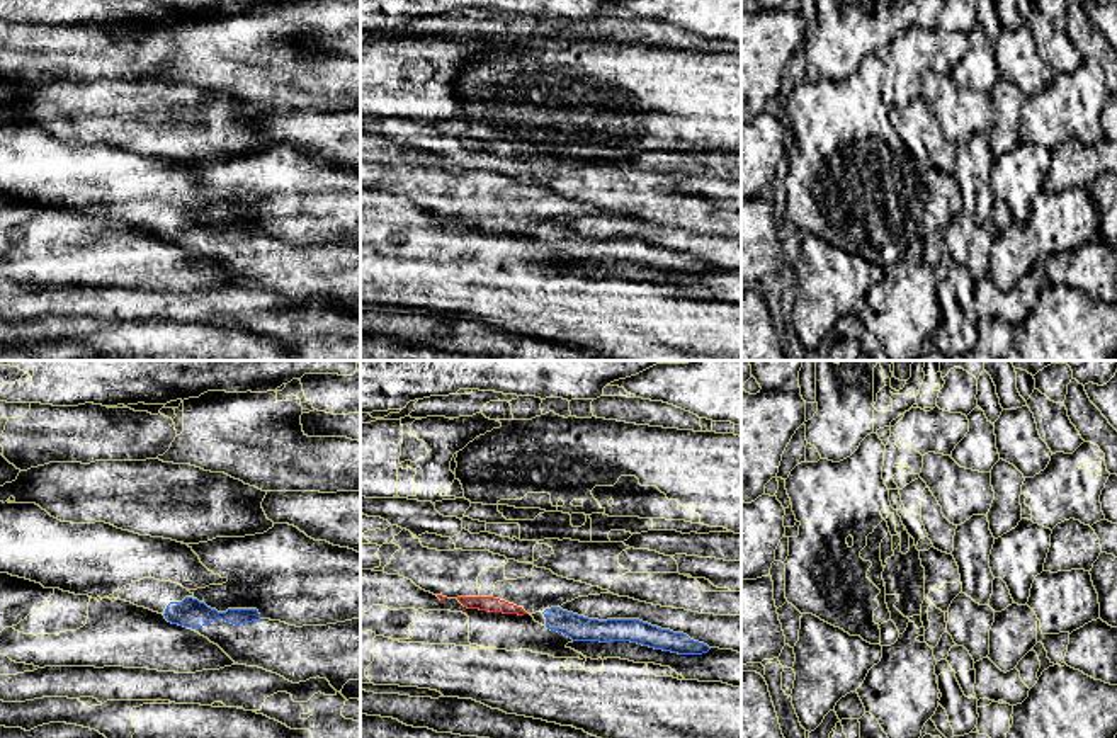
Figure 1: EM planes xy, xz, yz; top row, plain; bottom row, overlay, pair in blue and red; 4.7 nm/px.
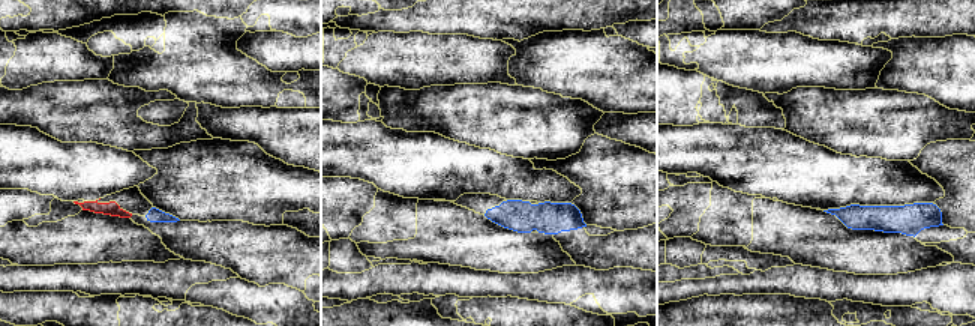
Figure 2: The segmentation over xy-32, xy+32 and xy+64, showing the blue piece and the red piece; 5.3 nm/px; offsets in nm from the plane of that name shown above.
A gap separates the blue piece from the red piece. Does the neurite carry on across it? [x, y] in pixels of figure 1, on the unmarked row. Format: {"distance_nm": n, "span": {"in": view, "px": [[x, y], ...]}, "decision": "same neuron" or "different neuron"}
{"distance_nm": 80, "span": {"in": "xz", "px": [[543, 232], [526, 232]]}, "decision": "same neuron"}

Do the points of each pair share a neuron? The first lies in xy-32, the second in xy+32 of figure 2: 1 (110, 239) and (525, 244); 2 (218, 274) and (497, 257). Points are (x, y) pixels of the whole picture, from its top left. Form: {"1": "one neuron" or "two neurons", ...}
{"1": "one neuron", "2": "two neurons"}

